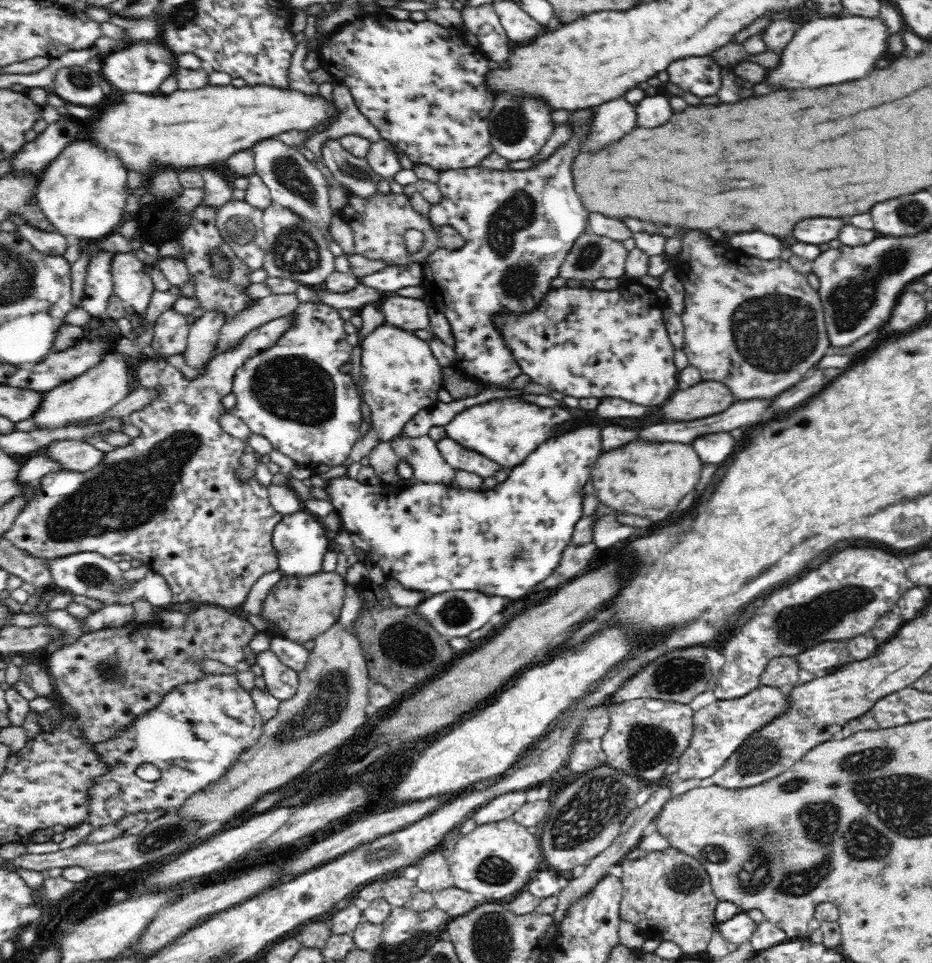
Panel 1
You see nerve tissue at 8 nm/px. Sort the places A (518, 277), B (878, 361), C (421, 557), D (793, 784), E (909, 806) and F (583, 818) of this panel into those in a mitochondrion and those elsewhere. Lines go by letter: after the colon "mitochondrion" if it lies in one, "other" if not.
A: mitochondrion
B: other
C: other
D: mitochondrion
E: mitochondrion
F: mitochondrion

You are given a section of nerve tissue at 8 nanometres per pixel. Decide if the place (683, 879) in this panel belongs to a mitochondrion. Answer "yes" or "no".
yes

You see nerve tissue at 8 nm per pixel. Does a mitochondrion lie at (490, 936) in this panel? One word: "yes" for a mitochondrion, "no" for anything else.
yes

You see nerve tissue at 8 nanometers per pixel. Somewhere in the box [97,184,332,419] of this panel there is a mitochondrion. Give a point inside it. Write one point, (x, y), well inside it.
(295, 249)

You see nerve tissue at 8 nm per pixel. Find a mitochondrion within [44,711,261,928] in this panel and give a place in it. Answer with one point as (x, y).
(158, 837)

